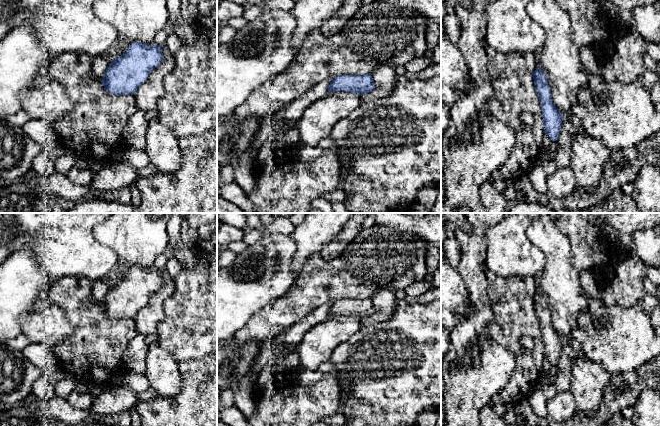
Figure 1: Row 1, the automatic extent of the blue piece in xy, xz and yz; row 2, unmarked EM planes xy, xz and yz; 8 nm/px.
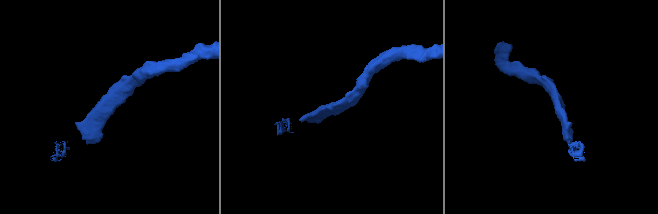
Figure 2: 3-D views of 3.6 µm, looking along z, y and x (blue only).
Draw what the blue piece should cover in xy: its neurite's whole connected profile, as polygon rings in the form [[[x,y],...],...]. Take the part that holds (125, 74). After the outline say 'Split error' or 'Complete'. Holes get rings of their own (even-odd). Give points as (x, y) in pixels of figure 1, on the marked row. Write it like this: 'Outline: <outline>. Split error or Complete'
Outline: [[[134,42],[123,55],[113,59],[102,76],[103,86],[108,93],[116,96],[134,95],[162,60],[161,45]]]. Complete

